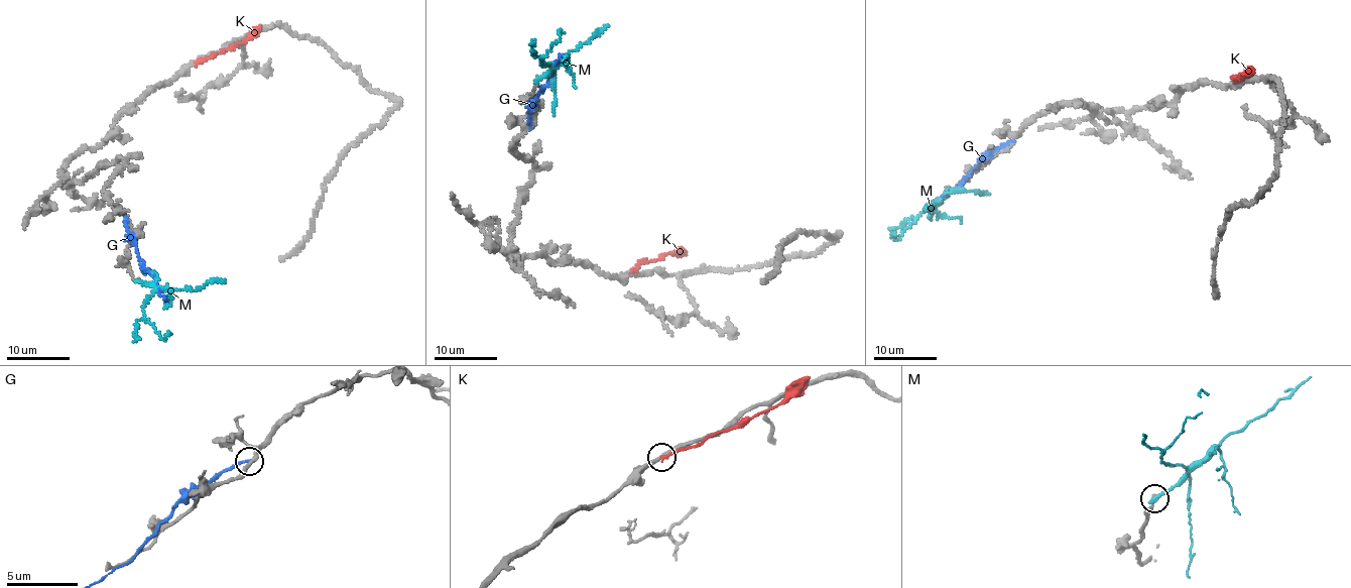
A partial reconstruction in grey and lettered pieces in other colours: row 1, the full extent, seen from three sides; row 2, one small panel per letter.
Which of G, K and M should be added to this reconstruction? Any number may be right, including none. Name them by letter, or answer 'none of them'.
none of them

